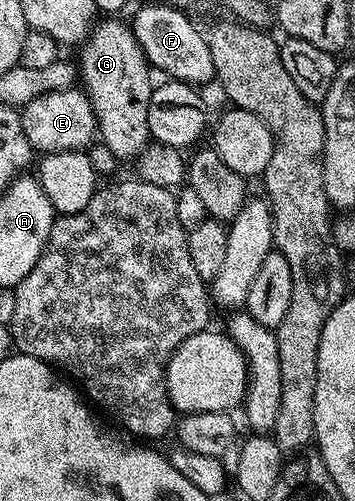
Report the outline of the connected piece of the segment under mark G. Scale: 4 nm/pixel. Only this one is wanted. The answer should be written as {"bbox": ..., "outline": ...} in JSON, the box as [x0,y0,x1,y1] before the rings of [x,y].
{"bbox":[77,17,153,161],"outline":[[[103,17],[90,28],[79,51],[77,75],[82,90],[95,114],[98,138],[119,161],[138,156],[151,139],[149,133],[149,97],[153,90],[153,68],[141,49],[134,30],[119,17]]]}

